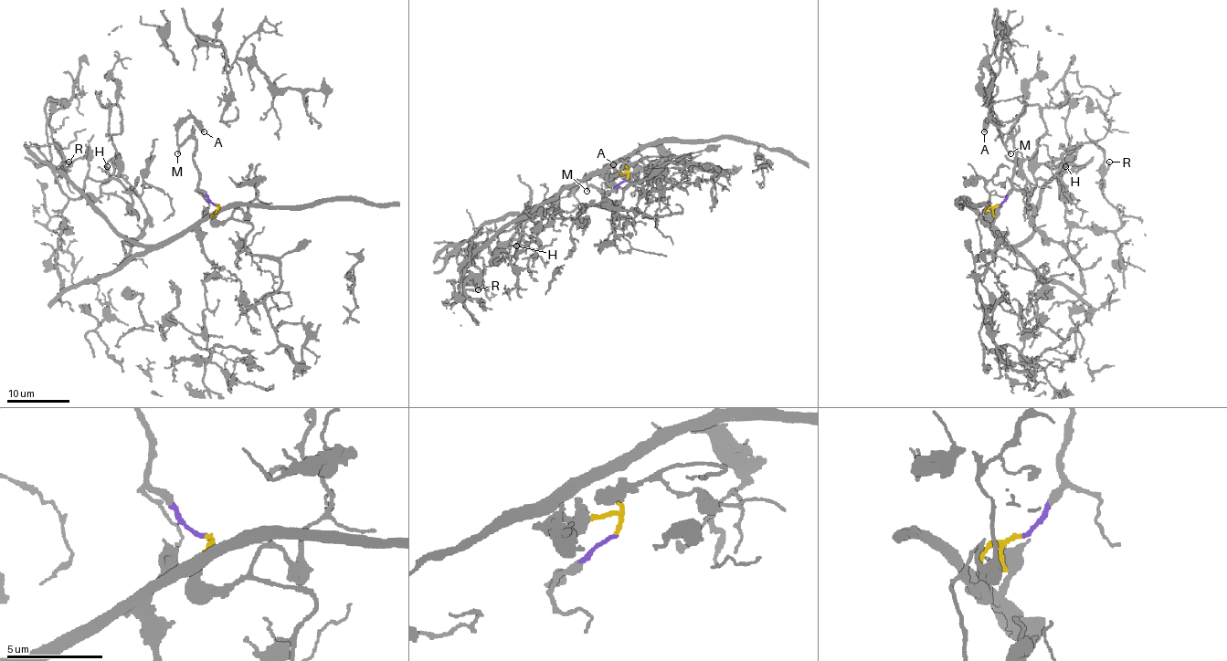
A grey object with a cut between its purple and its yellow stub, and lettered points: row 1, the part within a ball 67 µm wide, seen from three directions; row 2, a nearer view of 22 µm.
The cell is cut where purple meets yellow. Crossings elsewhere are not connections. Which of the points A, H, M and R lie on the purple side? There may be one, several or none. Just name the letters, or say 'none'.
A, M

